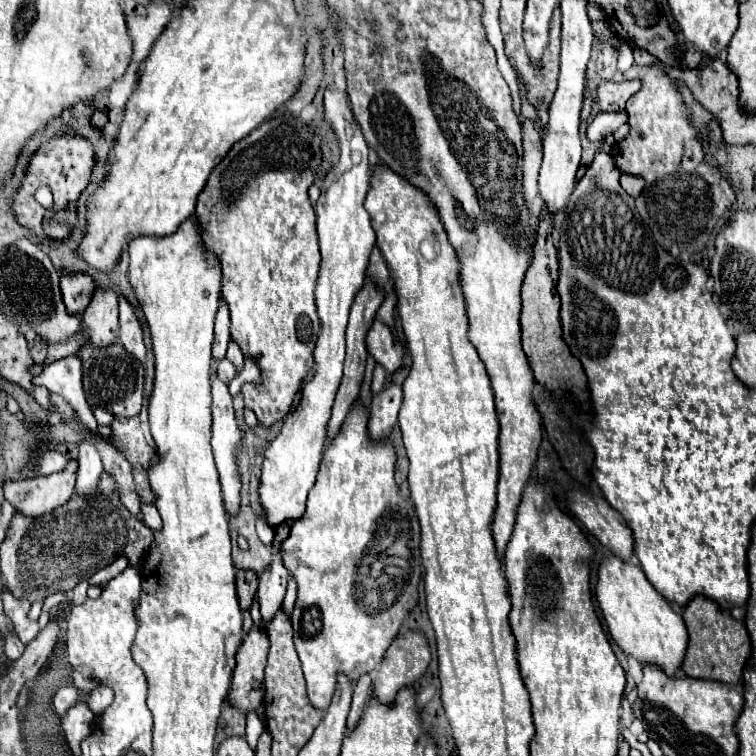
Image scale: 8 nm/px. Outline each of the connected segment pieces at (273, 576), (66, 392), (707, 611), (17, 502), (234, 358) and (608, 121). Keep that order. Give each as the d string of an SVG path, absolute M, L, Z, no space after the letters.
M274 554L272 566L262 574L260 586L258 586L258 604L260 604L260 614L262 614L262 624L256 628L260 632L266 632L266 624L276 616L276 612L282 606L282 600L286 596L286 582L288 582L288 572L284 570L284 564L280 558Z
M76 354L52 362L50 366L44 368L44 372L40 376L33 378L32 382L34 385L46 386L50 392L62 396L76 412L76 418L88 430L96 430L98 422L92 414L92 408L86 404L86 398L84 398L82 362Z
M694 596L686 604L682 618L690 636L688 650L682 662L682 670L686 672L686 676L708 678L722 684L740 684L742 668L750 656L750 638L744 630L744 624L734 620L728 610L720 612L720 606L704 596Z
M68 462L68 468L50 476L34 476L20 482L6 482L4 496L18 514L36 520L44 514L52 514L64 506L74 494L76 462Z
M230 342L226 358L236 366L236 372L242 372L242 368L244 368L244 356L242 356L240 348L236 348L236 346L234 346L234 342Z
M610 112L610 114L598 114L586 128L586 138L590 142L602 142L608 134L612 134L620 124L626 122L626 112Z

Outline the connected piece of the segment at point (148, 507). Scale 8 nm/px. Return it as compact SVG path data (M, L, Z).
M140 504L140 514L142 514L142 522L154 530L158 530L162 526L162 520L160 520L160 514L156 510L154 504Z

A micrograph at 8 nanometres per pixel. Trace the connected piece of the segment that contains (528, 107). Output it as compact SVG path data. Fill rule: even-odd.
M516 73L516 81L519 88L519 95L521 100L521 113L525 119L536 120L536 111L534 107L528 102L526 96L525 85L519 74Z

